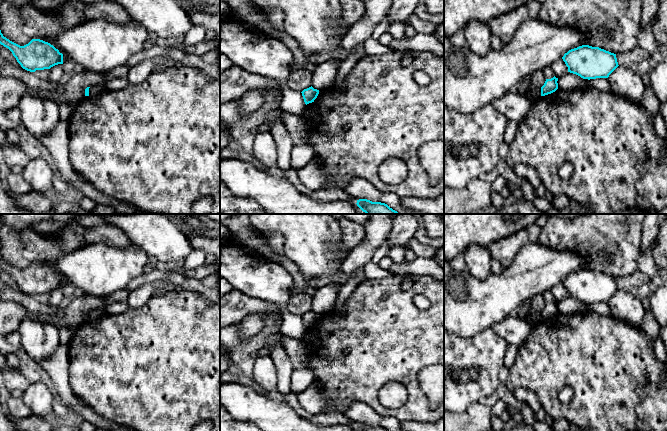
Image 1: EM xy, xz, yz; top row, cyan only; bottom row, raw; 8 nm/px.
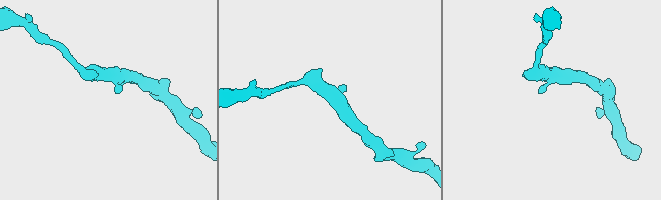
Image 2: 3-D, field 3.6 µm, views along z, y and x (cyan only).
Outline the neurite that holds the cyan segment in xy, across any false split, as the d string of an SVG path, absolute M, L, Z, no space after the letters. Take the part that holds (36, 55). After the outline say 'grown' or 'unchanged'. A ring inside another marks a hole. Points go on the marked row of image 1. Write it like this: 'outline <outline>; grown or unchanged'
outline M0 30L0 44L12 52L23 69L30 72L63 64L63 54L50 43L40 39L32 39L28 44L20 46L4 37Z; unchanged

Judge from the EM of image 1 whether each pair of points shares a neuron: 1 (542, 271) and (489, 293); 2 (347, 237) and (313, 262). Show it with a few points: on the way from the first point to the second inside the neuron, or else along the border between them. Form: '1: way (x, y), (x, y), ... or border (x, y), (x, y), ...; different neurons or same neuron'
1: way (529, 275), (510, 290), (502, 293); same neuron
2: border (338, 224), (341, 230), (341, 248), (346, 254); different neurons

